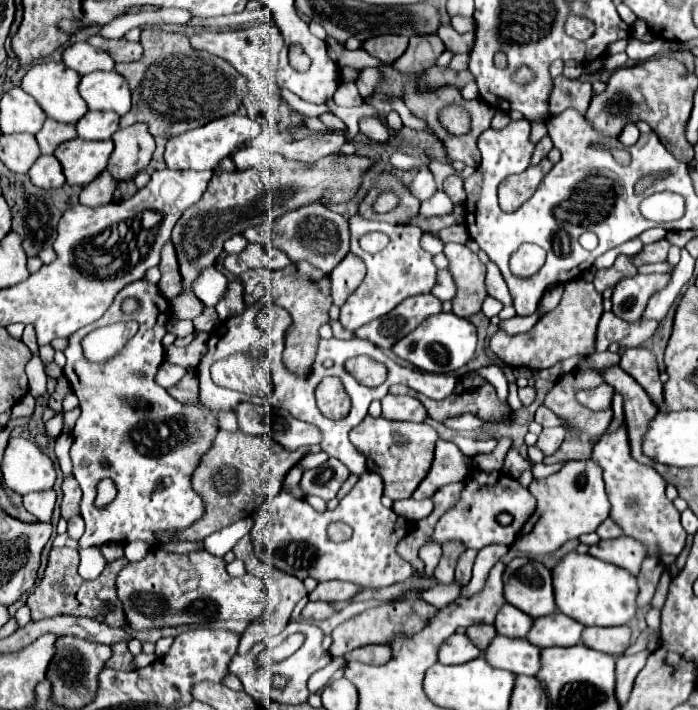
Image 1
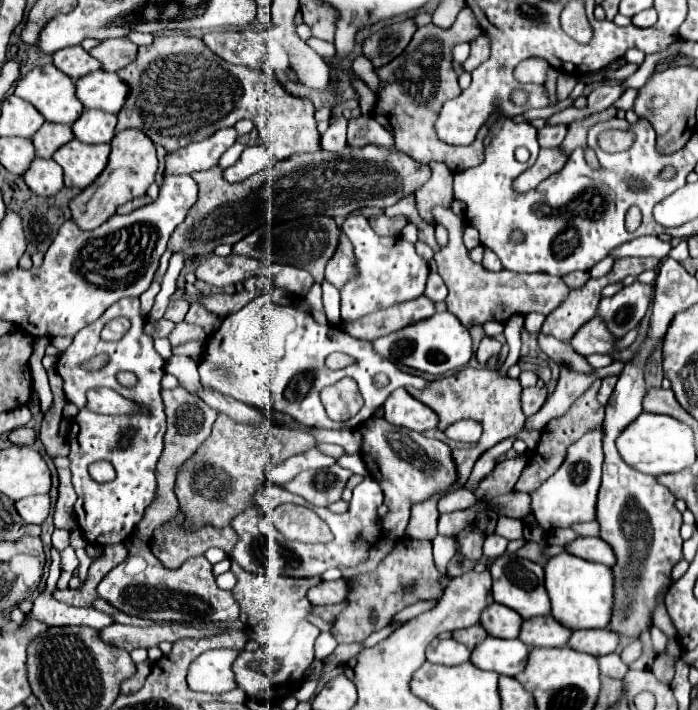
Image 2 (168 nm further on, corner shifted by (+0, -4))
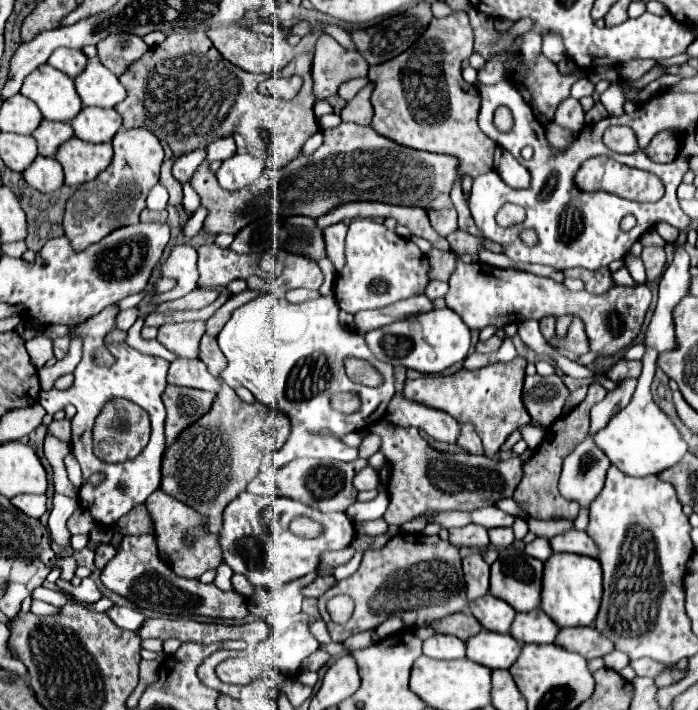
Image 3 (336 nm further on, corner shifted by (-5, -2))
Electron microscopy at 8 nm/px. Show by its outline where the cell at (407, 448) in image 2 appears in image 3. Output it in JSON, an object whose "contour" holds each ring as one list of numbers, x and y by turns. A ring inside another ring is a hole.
{"contour":[[377,422,369,428,371,433,383,438,381,452,393,464,391,488,389,488,389,508,385,512,387,524,405,524,425,510,463,510,473,512,483,506,495,506,501,498,511,498,517,484,521,482,523,462,515,456,509,460,491,460,485,456,443,454,433,450,421,436,417,428,389,426]]}

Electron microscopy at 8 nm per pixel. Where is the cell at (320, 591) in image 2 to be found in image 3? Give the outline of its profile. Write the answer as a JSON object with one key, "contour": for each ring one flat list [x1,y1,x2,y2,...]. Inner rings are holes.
{"contour":[[317,576,307,588,303,588,303,596,307,596,307,598,319,598,319,596,325,594,333,584,335,584,335,578,333,578,333,576]]}

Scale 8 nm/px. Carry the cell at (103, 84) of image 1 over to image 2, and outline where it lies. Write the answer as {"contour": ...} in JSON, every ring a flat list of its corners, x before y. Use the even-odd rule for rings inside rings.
{"contour":[[98,70,76,80,76,96,84,108,118,114,124,108,128,86,114,72]]}

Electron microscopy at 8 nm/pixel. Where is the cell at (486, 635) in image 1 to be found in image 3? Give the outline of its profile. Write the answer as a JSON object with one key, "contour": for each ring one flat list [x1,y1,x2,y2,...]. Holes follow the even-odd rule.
{"contour":[[457,612,453,616,445,616,431,624,431,628,439,634,453,634,461,640,467,640,469,636,475,636,481,630,481,624,477,624,475,616,469,612]]}

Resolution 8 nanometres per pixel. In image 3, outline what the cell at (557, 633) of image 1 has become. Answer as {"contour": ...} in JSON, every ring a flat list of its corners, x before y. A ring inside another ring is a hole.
{"contour":[[535,608,531,612,517,612,509,632,521,644,527,644,527,642,549,644,549,642,555,642,559,626,541,608]]}

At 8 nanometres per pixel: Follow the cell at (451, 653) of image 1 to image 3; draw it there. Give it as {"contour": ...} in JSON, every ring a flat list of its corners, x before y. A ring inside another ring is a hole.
{"contour":[[433,634,423,642,423,654,439,660,455,660,465,656,465,642,457,636]]}

